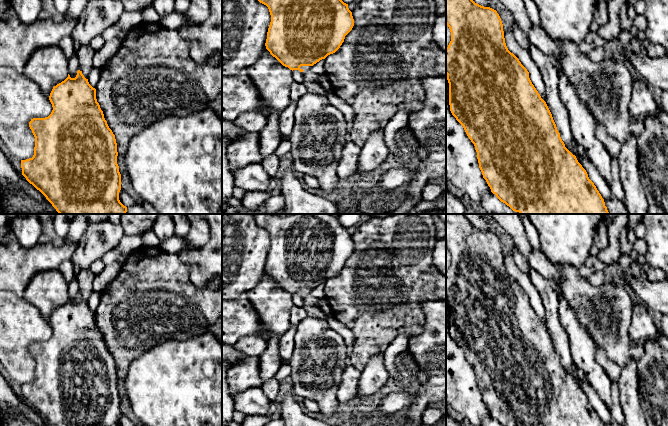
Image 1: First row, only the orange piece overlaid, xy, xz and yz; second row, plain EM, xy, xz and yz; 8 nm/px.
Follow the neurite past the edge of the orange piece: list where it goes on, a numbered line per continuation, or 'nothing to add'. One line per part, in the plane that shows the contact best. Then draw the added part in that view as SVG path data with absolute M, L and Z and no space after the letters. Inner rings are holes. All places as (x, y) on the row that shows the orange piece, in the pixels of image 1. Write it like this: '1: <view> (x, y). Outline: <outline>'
1: yz (506, 16). Outline: M491 0L492 2L492 9L496 10L499 14L503 26L510 30L512 29L514 23L513 14L498 0Z

